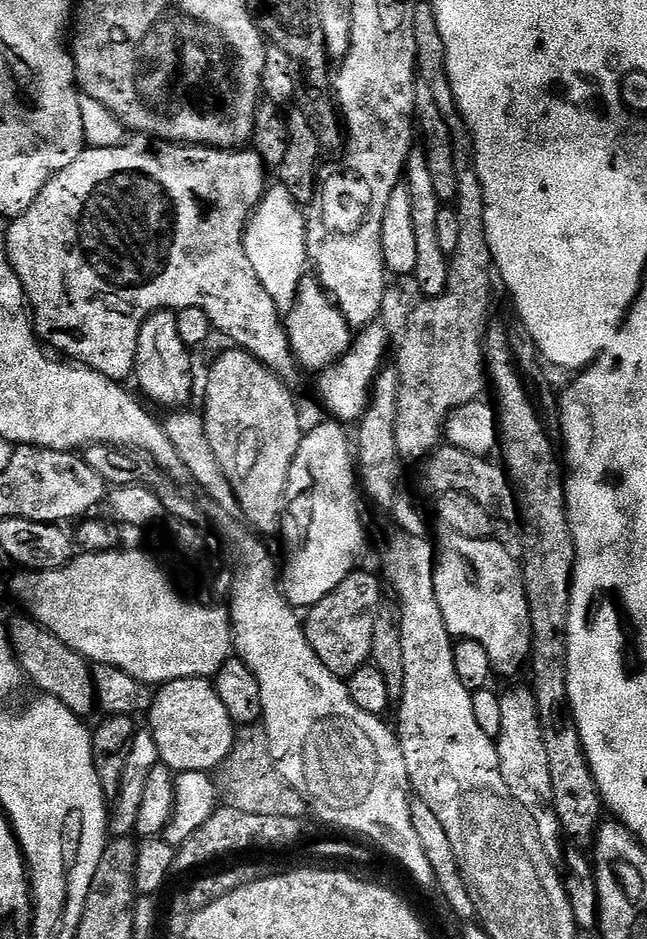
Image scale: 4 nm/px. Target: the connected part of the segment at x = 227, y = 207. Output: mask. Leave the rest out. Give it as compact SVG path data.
M125 143L119 148L89 148L66 166L58 174L42 186L38 198L20 216L11 221L6 233L8 242L8 260L12 263L14 274L24 291L24 299L30 309L32 331L53 353L64 358L71 358L75 363L93 368L98 374L117 382L124 382L133 375L135 370L135 354L138 347L139 330L148 316L164 309L179 310L182 308L201 308L206 310L213 329L217 333L232 339L233 345L250 352L255 360L271 370L285 382L292 382L298 373L298 361L292 354L292 347L288 344L288 334L284 330L281 311L262 282L258 282L258 274L254 274L254 266L250 266L250 258L246 258L244 249L244 230L248 226L248 217L252 215L260 202L260 197L266 191L264 175L266 169L262 158L254 150L229 150L226 148L205 148L199 144L170 144L157 143L156 152L151 143Z

